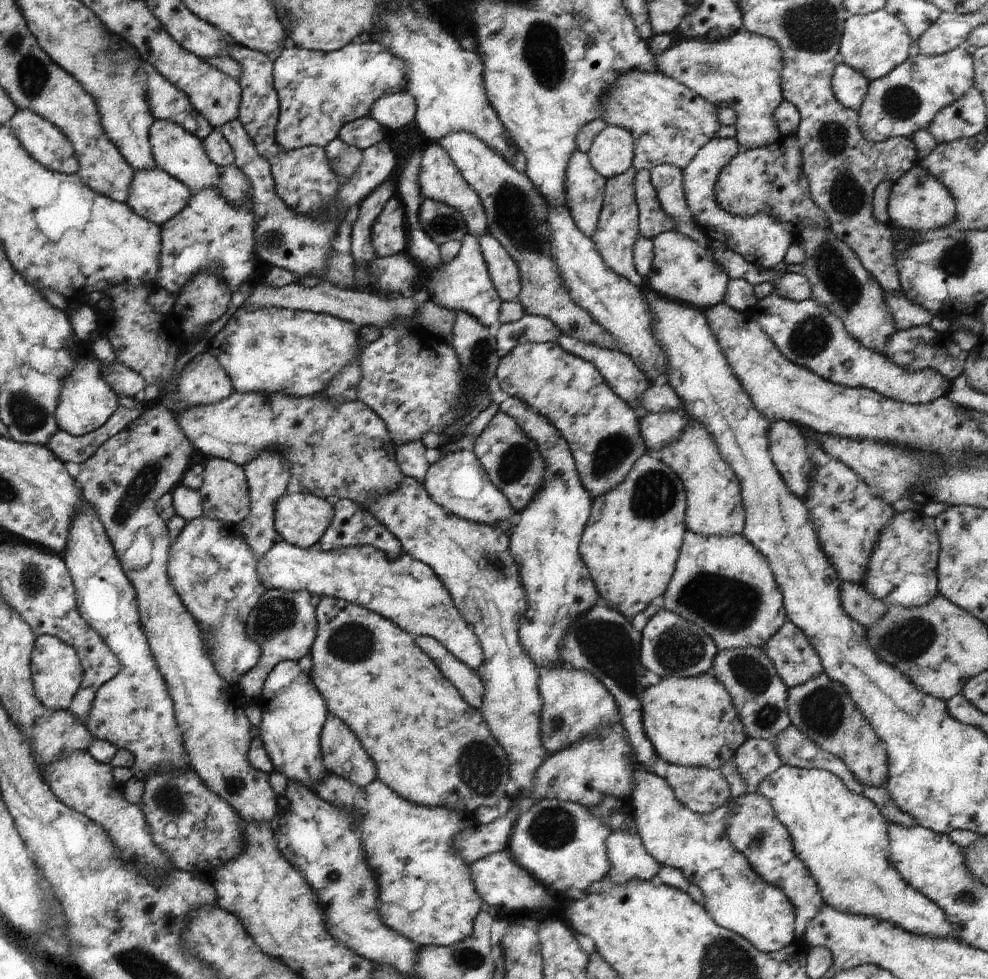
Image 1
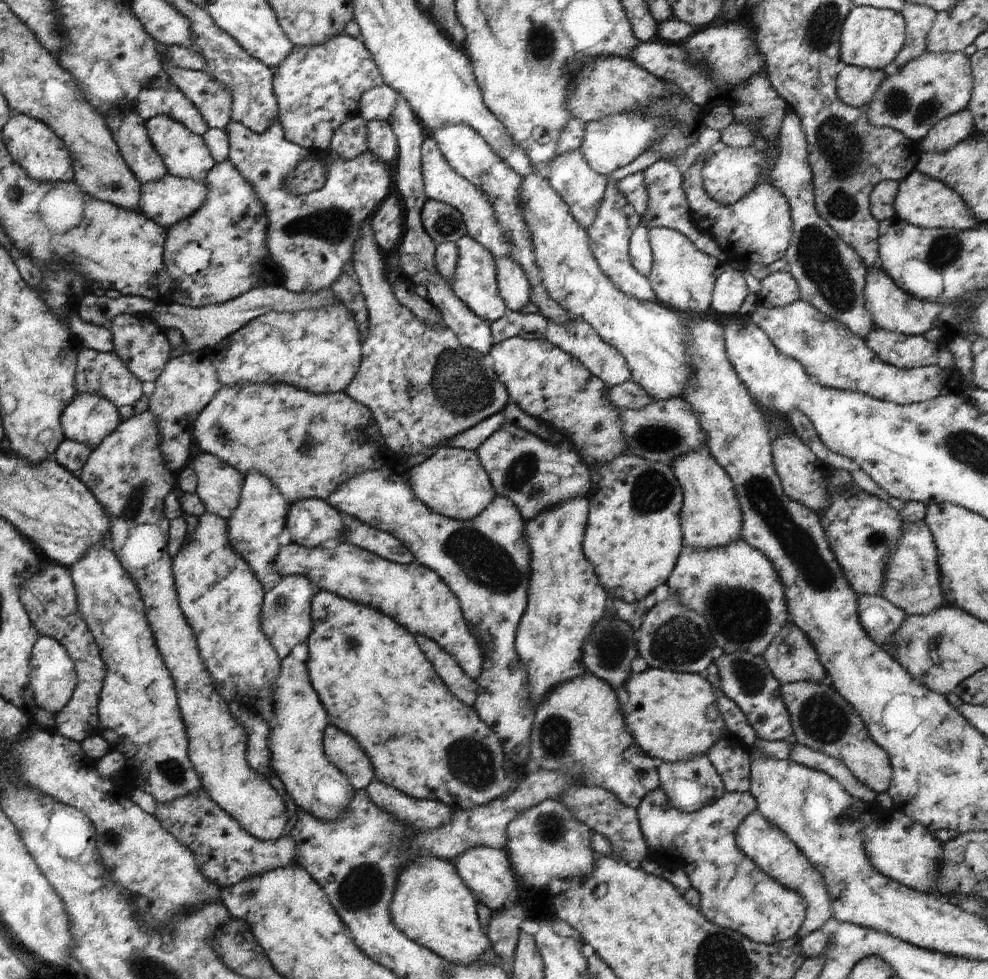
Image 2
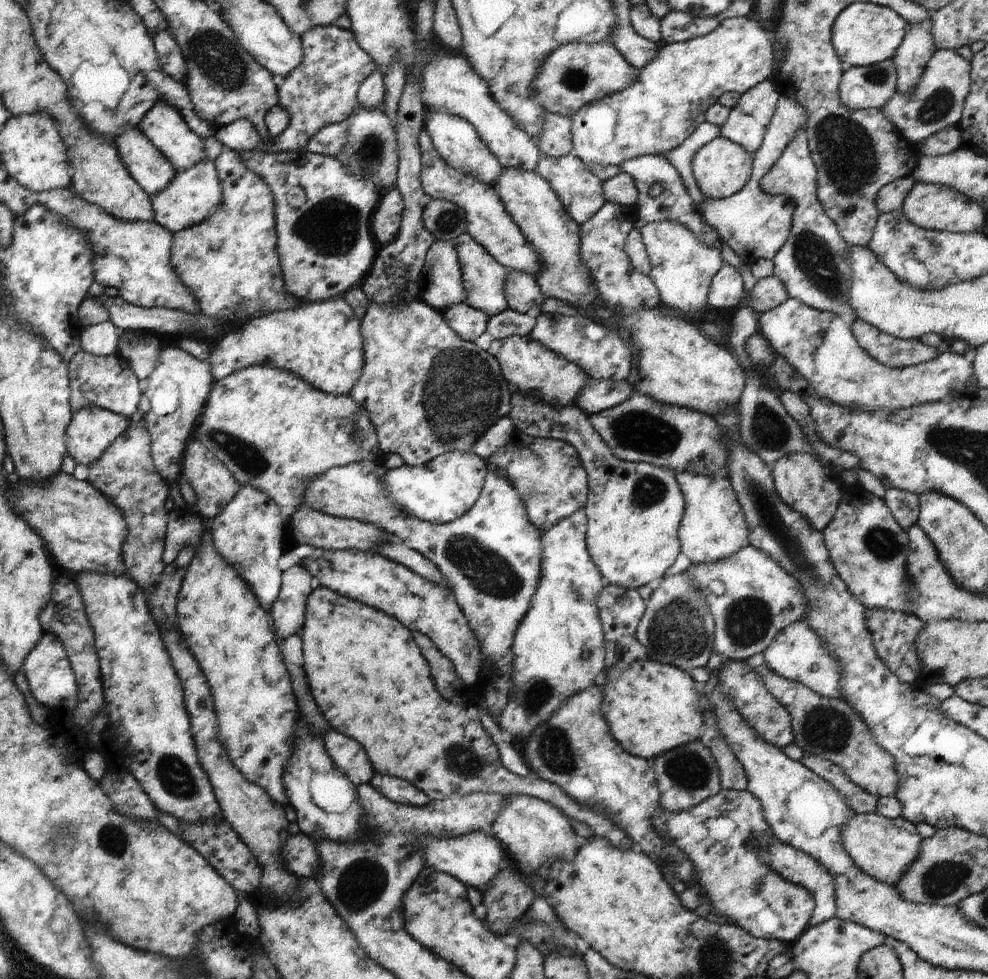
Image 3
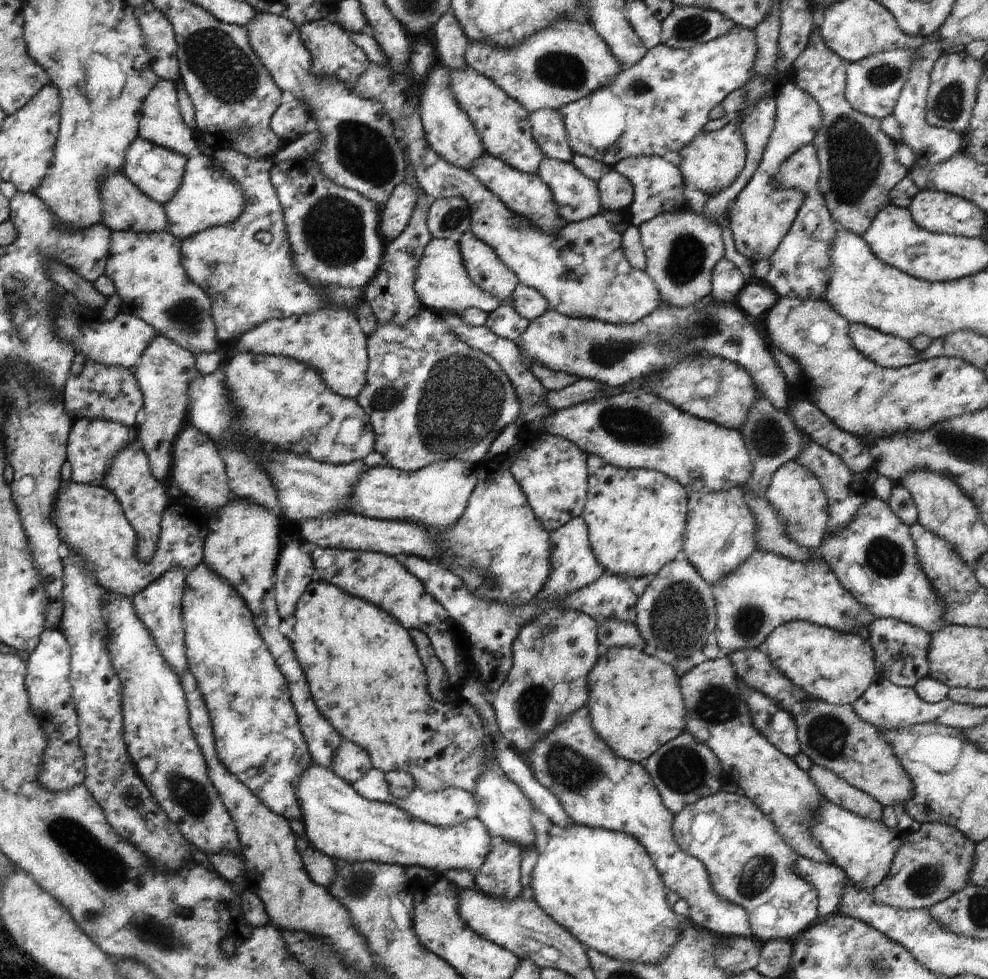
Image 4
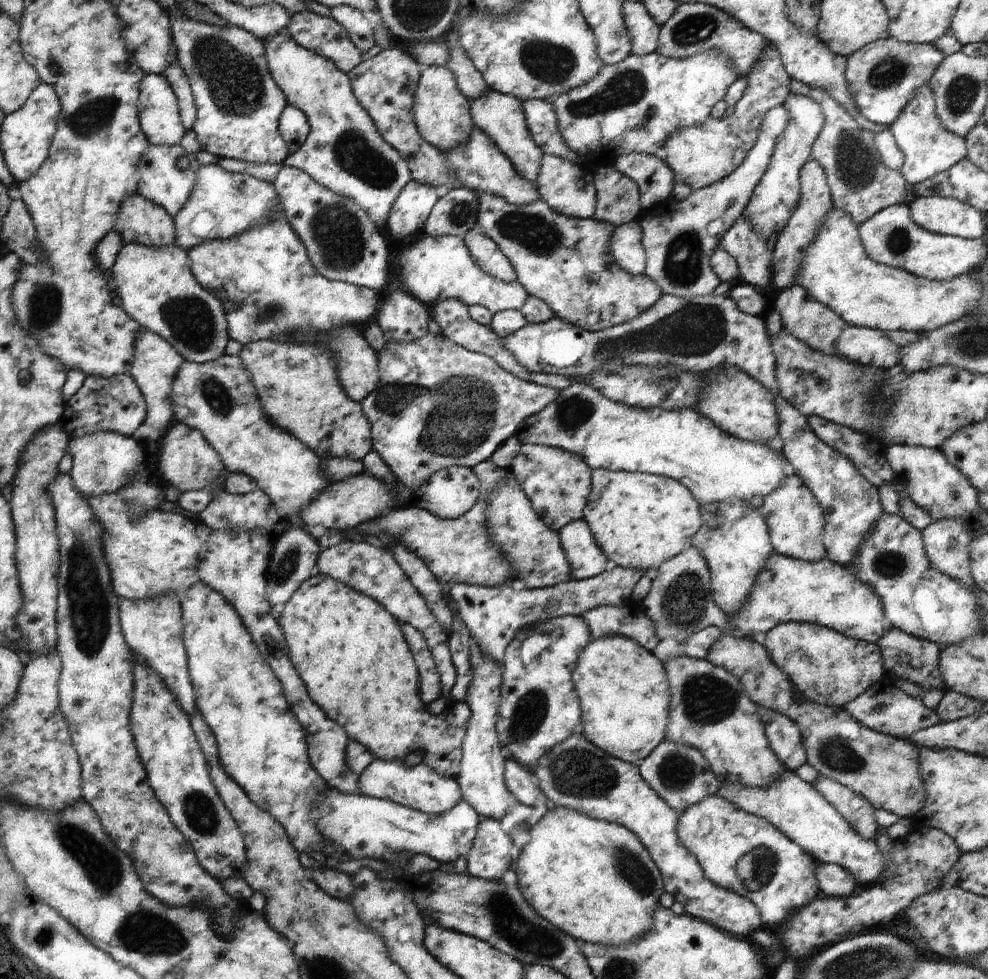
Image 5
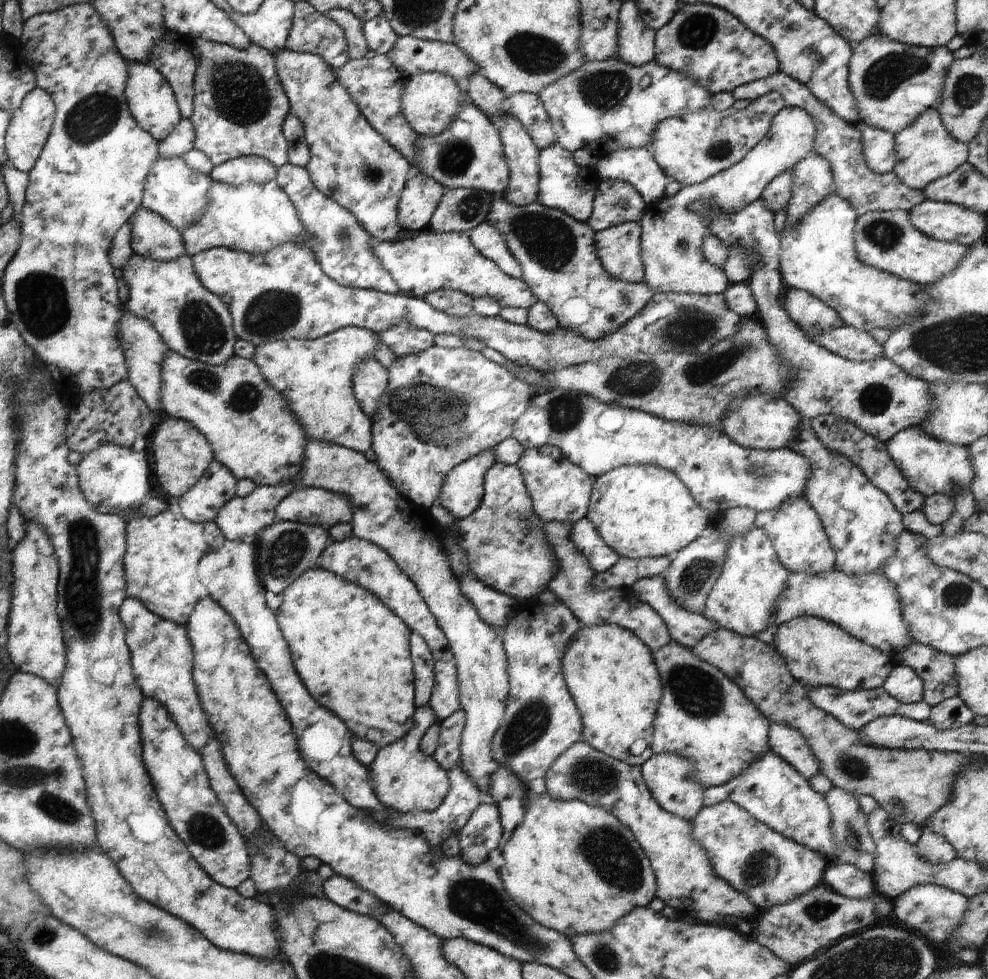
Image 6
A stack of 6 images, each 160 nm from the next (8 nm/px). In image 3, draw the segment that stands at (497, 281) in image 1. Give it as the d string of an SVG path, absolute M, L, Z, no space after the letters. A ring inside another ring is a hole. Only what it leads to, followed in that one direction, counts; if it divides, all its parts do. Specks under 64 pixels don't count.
M508 269L502 291L507 306L520 313L536 313L543 302L538 284L533 275Z

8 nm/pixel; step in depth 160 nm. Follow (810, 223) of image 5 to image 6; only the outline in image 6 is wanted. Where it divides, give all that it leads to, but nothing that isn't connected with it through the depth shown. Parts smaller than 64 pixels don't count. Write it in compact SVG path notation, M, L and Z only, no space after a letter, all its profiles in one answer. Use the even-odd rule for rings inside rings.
M807 156L793 166L790 176L791 196L785 210L789 226L829 196L833 182L831 168L821 156Z

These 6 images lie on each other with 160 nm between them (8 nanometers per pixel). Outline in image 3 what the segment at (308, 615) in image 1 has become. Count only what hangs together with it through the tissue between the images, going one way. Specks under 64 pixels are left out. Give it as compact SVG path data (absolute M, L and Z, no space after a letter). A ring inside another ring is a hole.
M301 564L293 565L281 573L278 597L268 610L270 629L275 639L282 641L288 636L299 634L304 623L305 601L314 585L312 576Z

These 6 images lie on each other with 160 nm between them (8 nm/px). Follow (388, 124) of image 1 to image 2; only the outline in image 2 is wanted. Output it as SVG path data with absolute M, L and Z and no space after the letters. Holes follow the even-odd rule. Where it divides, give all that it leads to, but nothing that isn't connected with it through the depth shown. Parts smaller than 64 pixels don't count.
M385 84L362 92L358 100L358 115L366 121L386 121L394 109L397 95Z

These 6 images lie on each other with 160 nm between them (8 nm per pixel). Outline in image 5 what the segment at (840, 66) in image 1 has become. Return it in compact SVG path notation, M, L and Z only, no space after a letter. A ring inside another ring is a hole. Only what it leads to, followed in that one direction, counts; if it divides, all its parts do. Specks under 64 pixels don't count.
M893 38L877 39L846 56L844 70L846 89L859 114L868 121L889 126L910 99L912 92L923 85L945 57L931 43L900 43Z

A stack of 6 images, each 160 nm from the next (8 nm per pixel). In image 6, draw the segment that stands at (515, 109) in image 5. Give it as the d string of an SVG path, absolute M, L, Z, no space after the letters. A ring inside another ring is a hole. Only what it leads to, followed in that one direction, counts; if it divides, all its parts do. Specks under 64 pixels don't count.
M506 112L499 114L499 116L489 116L488 118L499 134L503 155L507 162L507 172L509 172L507 187L501 195L502 200L519 207L533 204L533 202L537 201L537 184L539 182L537 158L539 150L527 137L521 124L518 124L517 120L513 120Z

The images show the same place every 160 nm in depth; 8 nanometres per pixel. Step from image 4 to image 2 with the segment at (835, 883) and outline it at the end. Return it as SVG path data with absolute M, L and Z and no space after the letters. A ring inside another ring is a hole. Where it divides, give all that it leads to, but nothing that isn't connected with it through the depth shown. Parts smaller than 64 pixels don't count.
M757 809L746 814L735 827L734 843L761 872L785 888L796 892L802 898L805 908L803 922L796 932L799 939L815 929L820 929L823 923L827 922L827 919L831 917L830 900L819 871L809 864L805 855L801 854L789 837L768 823Z

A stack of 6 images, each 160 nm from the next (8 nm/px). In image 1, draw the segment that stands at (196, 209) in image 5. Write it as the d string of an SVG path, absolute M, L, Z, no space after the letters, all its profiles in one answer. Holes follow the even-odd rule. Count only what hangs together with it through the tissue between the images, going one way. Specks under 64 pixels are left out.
M153 167L134 171L124 203L136 215L159 226L177 214L191 194L176 178Z

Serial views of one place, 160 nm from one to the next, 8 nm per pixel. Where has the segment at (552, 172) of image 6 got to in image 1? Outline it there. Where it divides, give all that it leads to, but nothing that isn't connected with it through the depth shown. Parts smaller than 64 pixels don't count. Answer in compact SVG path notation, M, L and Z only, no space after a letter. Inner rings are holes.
M575 149L568 158L563 186L565 204L574 225L587 237L595 232L606 179L591 168L586 153Z

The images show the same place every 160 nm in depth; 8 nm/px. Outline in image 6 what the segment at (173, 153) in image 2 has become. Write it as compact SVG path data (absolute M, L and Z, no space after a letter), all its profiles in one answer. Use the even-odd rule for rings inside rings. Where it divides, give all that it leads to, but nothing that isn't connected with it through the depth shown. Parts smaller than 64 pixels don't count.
M125 60L125 64L127 64L127 80L125 80L123 96L130 116L135 120L139 128L151 134L151 138L155 139L156 142L165 140L175 128L175 124L178 124L179 120L181 120L175 98L170 92L169 84L148 63Z

